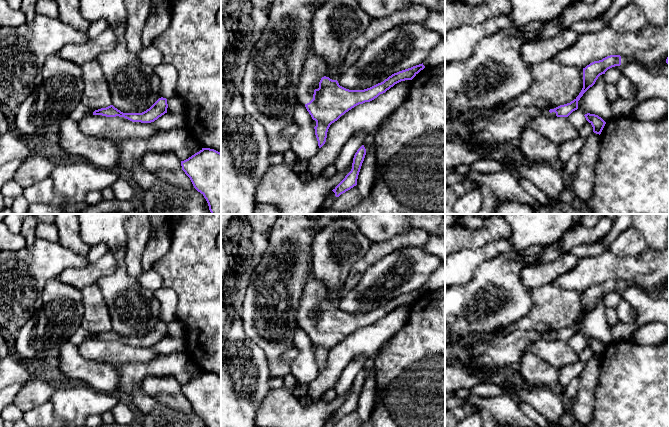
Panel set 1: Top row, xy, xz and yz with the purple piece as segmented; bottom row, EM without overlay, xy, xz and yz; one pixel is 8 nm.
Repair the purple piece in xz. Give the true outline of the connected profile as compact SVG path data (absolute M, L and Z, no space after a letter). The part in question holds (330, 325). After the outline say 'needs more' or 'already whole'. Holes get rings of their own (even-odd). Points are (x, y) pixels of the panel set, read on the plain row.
M313 275L307 279L300 303L297 307L297 323L304 328L312 343L316 345L315 359L321 372L332 347L359 328L370 326L385 317L395 308L412 304L425 290L422 288L392 298L383 306L364 314L349 314L337 304L322 301L325 290L321 281Z; needs more

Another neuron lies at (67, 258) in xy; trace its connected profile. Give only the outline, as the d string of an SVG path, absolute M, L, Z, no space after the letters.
M36 237L31 246L18 251L0 251L0 328L6 335L15 335L38 310L45 283L68 268L80 268L89 263L87 256Z

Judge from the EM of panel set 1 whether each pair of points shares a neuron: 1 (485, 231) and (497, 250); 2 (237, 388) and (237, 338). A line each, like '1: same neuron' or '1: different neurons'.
1: different neurons
2: same neuron

